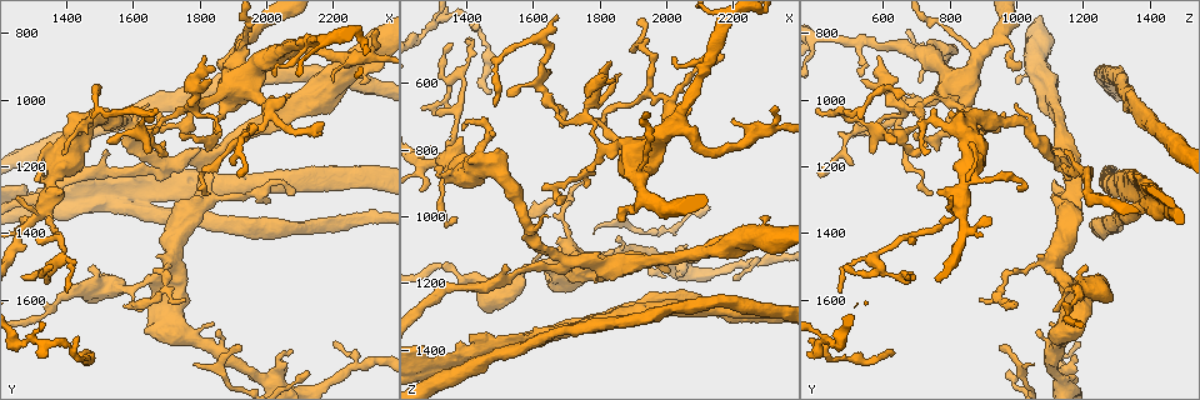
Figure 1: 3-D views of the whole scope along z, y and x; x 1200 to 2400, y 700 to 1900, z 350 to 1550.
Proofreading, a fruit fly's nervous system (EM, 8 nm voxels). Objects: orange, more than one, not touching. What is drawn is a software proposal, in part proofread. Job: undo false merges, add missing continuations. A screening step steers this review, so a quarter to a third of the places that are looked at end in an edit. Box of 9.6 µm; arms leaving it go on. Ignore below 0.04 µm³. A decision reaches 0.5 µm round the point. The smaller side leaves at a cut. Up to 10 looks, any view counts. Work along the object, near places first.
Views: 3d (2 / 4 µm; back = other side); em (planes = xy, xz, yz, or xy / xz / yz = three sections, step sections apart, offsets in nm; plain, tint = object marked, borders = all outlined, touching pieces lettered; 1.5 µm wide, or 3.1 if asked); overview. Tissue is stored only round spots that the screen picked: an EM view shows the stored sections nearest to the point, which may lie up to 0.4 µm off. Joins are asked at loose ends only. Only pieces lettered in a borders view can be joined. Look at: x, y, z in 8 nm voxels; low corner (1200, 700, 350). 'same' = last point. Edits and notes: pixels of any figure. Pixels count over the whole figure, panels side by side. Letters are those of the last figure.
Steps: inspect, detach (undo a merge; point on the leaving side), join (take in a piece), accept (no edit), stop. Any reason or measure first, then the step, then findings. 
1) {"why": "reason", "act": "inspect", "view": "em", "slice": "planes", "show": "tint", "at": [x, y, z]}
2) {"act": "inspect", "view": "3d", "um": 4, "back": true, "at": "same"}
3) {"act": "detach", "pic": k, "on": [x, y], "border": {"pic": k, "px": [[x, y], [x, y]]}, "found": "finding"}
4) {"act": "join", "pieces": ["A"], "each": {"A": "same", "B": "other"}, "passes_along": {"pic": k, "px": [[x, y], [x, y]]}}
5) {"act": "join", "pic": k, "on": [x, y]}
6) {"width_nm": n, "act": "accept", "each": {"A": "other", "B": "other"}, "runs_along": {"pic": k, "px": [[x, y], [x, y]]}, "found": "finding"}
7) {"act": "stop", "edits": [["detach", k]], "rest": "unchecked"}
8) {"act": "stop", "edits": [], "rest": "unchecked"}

{"why": "arms part here", "act": "inspect", "view": "3d", "um": 4, "at": [1710, 1190, 1140]}

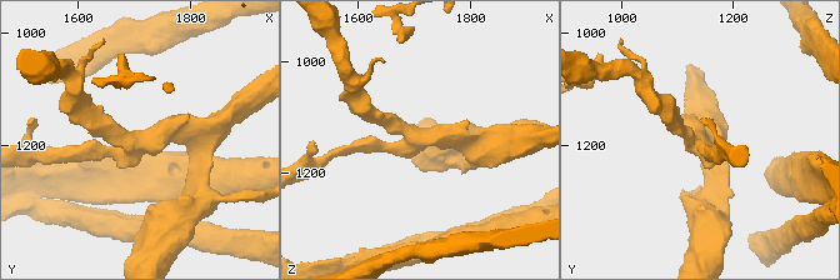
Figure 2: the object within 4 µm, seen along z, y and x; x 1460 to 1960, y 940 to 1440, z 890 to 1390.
{"arms": 3, "arm_widths_nm": [180, 190, 220], "why": "need the tissue", "act": "inspect", "view": "em", "slice": "planes", "show": "borders", "at": [1700, 1190, 1130]}

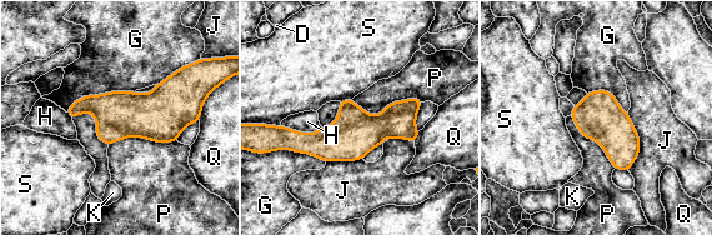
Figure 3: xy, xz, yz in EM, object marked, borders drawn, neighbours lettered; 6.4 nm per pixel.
{"act": "accept", "each": {"D": "other", "G": "other", "H": "other", "J": "other", "K": "other", "P": "other", "Q": "other", "S": "other"}, "border": {"pic": 3, "px": [[351, 99], [372, 114], [422, 101]]}, "found": "one neuron here"}

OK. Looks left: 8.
{"why": "free end", "act": "inspect", "view": "3d", "um": 4, "at": [1650, 1150, 570]}

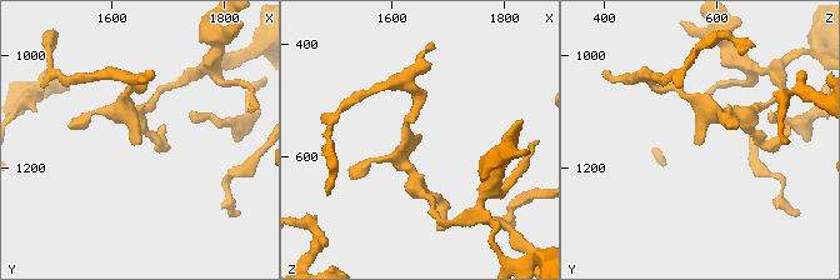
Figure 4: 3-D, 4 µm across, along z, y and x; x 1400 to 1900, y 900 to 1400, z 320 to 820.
{"act": "inspect", "view": "em", "slice": "yz", "step": 8, "show": "borders", "at": [1650, 1160, 565]}

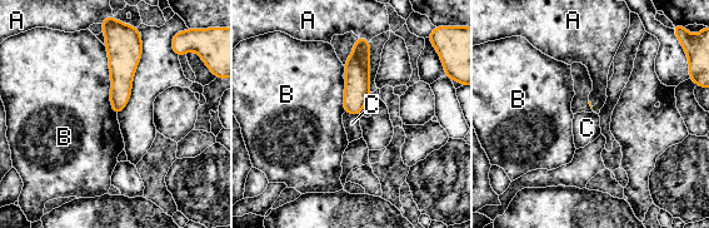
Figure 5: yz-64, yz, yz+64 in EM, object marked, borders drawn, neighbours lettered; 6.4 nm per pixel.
{"why": "another direction", "act": "inspect", "view": "em", "slice": "planes", "show": "borders", "at": "same"}

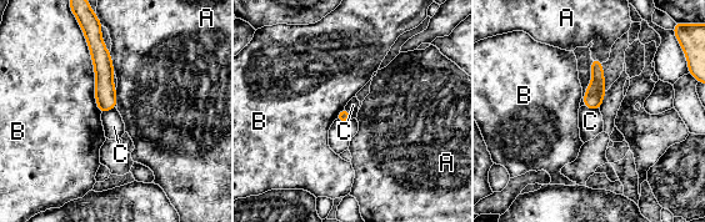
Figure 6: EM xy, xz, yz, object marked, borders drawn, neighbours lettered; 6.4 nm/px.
{"longest_contact_nm": ["B", 550], "act": "accept", "each": {"A": "other", "B": "other", "C": "other"}, "found": "none of them fits"}

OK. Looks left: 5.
{"why": "free end", "act": "inspect", "view": "em", "slice": "planes", "show": "borders", "at": [2070, 990, 680]}

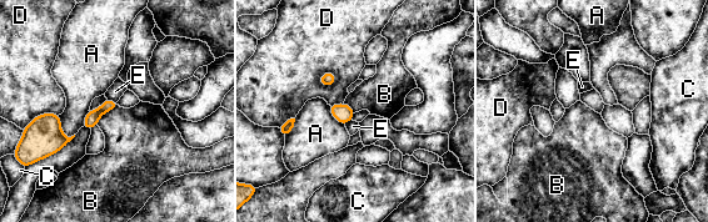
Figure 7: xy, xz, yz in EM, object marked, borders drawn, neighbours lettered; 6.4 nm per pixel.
{"act": "accept", "each": {"A": "other", "B": "other", "C": "other", "D": "other", "E": "other"}, "border": {"pic": 7, "px": [[118, 105], [106, 111], [96, 124]]}, "found": "none of them fits"}

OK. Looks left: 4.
{"why": "branch stops here", "act": "inspect", "view": "em", "slice": "planes", "show": "borders", "at": [2200, 1740, 1190]}

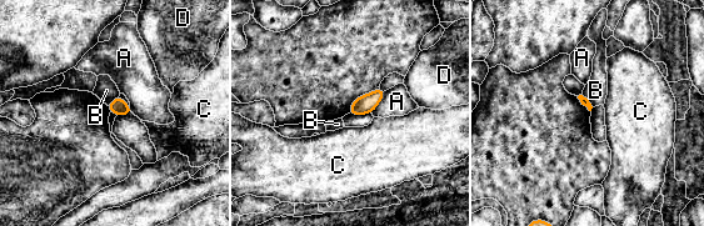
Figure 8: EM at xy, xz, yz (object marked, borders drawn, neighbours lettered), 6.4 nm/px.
{"act": "accept", "each": {"A": "other", "B": "other", "C": "other", "D": "other"}, "border": {"pic": 8, "px": [[582, 94], [593, 106]]}, "found": "no lettered piece goes on from it"}

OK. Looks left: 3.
{"act": "stop", "edits": [], "rest": "unchecked"}

